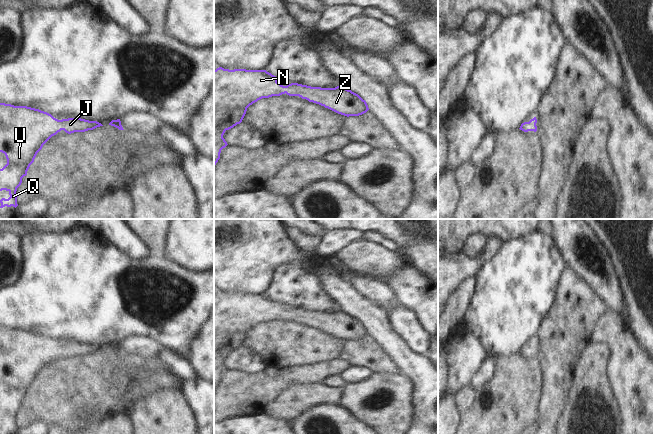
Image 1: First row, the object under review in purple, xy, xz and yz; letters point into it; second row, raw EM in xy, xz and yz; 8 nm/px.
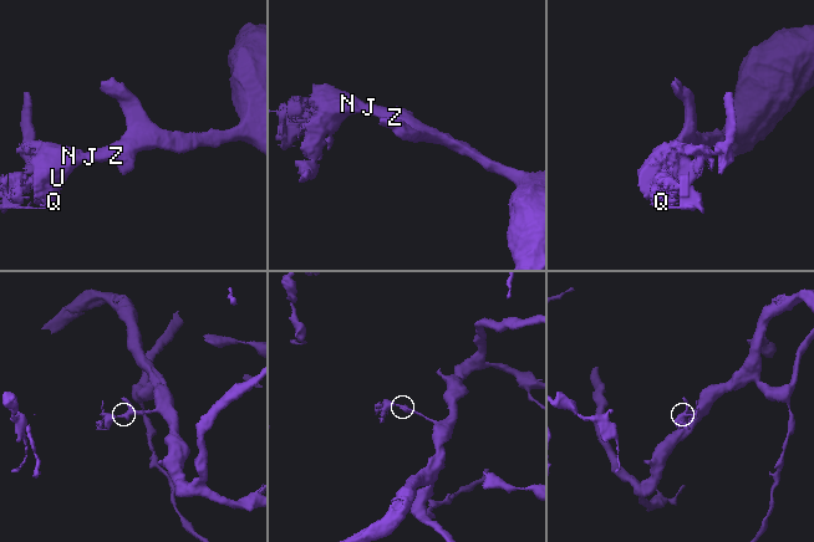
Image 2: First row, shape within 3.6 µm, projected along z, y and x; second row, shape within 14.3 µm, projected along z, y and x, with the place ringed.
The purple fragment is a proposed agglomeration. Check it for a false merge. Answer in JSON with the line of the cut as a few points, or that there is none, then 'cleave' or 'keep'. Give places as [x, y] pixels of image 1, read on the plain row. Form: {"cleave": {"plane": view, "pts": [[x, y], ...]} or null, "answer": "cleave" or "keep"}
{"cleave": null, "answer": "keep"}

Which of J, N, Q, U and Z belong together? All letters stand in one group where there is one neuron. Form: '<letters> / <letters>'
J N Q U Z

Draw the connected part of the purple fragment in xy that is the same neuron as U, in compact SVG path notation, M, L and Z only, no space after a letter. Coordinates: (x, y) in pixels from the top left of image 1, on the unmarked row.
M0 327L0 376L4 377L7 388L0 393L0 415L9 416L8 423L0 424L3 432L17 431L17 412L22 407L22 402L27 399L30 389L34 386L37 377L43 369L61 354L71 358L74 356L85 356L103 350L97 345L89 345L81 342L68 342L58 344L51 338L39 333L27 330L14 330L11 328Z

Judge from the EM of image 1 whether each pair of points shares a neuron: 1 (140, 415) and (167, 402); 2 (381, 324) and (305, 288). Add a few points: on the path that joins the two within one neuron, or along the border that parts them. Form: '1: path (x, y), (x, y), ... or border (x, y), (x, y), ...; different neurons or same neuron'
1: path (147, 415), (154, 415), (160, 409); same neuron
2: border (324, 285), (324, 288), (342, 309); different neurons

